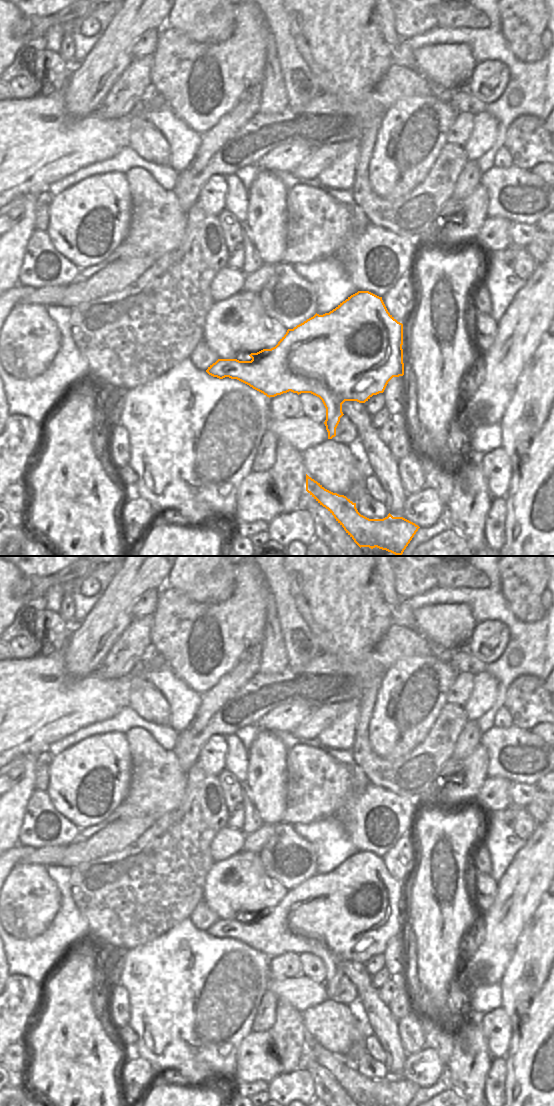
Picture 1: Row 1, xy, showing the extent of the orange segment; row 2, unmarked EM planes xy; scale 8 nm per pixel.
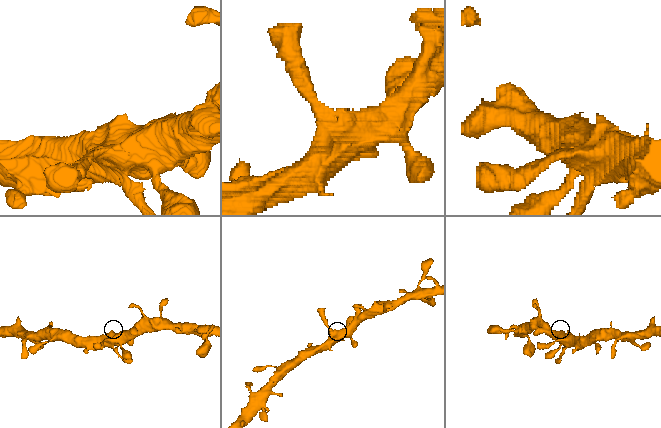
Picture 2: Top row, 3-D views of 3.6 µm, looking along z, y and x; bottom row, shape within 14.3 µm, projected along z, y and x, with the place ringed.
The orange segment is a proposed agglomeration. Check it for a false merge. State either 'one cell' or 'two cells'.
one cell

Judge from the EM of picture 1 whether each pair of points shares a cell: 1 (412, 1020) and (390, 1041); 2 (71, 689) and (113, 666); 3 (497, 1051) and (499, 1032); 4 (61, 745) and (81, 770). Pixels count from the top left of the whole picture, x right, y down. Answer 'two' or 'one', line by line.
1: two
2: two
3: one
4: two

